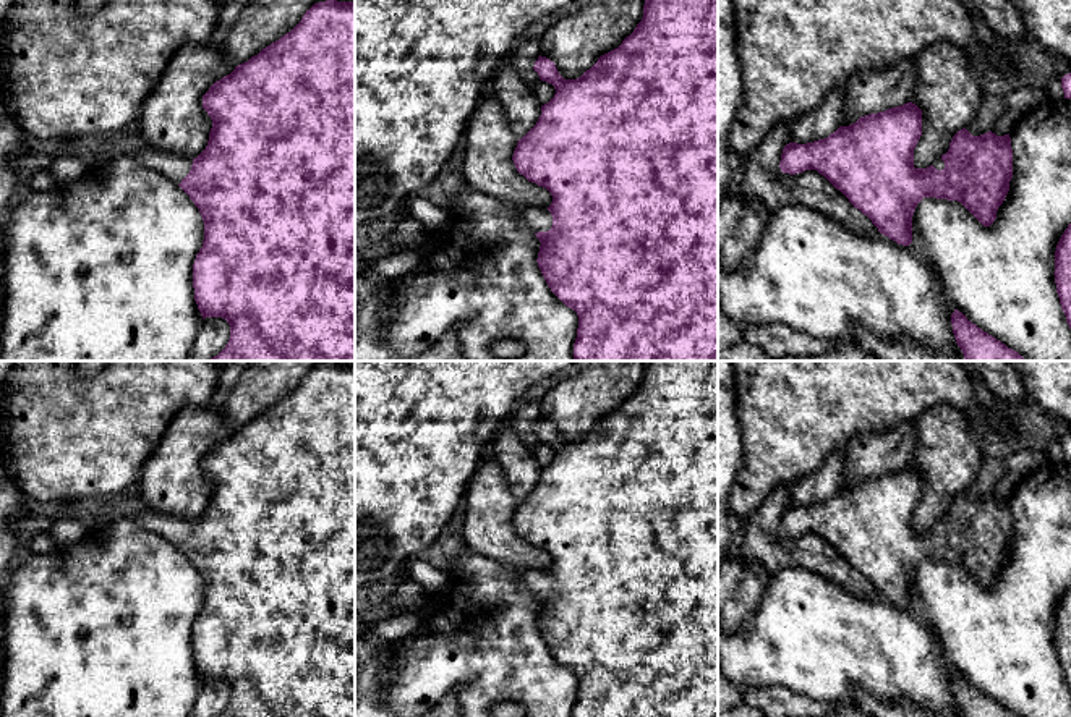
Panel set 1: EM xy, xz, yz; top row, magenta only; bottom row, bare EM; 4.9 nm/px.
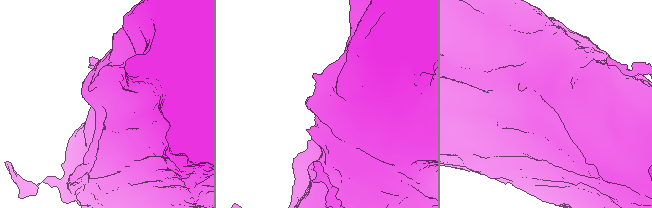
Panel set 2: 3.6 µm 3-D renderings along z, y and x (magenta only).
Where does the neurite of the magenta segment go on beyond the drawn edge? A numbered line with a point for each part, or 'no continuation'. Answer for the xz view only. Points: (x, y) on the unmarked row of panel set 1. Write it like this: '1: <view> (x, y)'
1: xz (533, 581)

